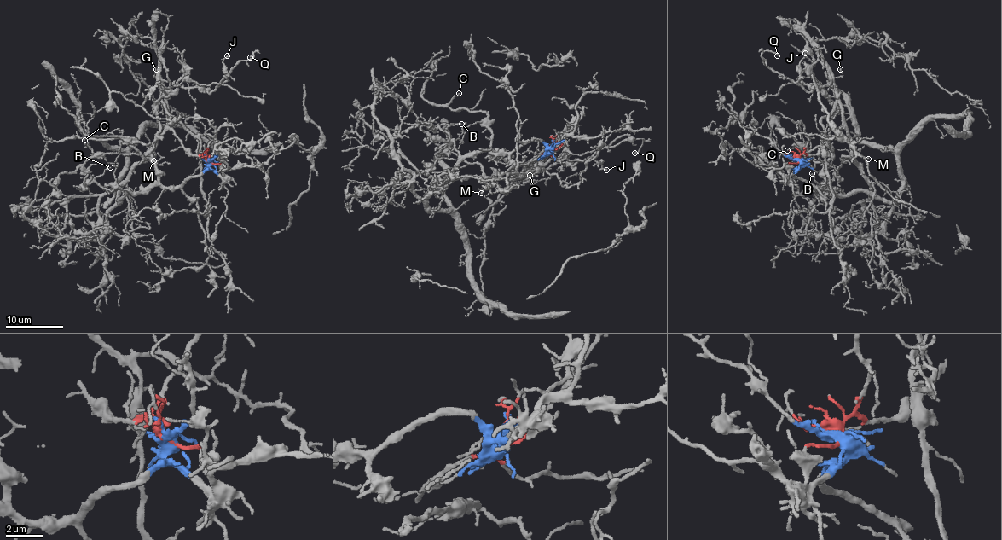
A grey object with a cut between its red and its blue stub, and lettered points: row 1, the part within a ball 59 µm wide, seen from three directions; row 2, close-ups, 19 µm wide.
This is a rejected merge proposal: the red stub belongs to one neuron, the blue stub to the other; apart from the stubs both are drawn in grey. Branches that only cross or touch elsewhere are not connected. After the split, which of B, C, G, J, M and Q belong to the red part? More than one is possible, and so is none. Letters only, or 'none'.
G, J, M, Q

